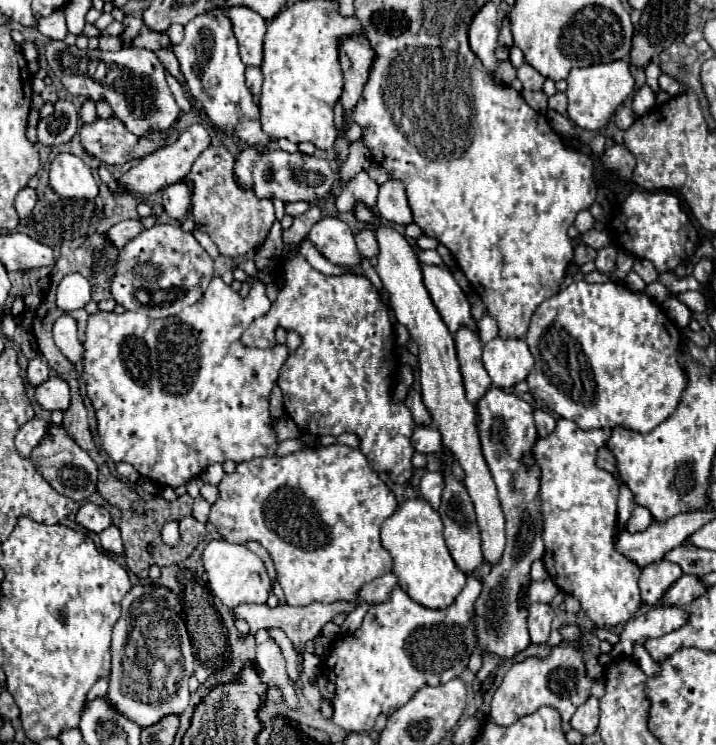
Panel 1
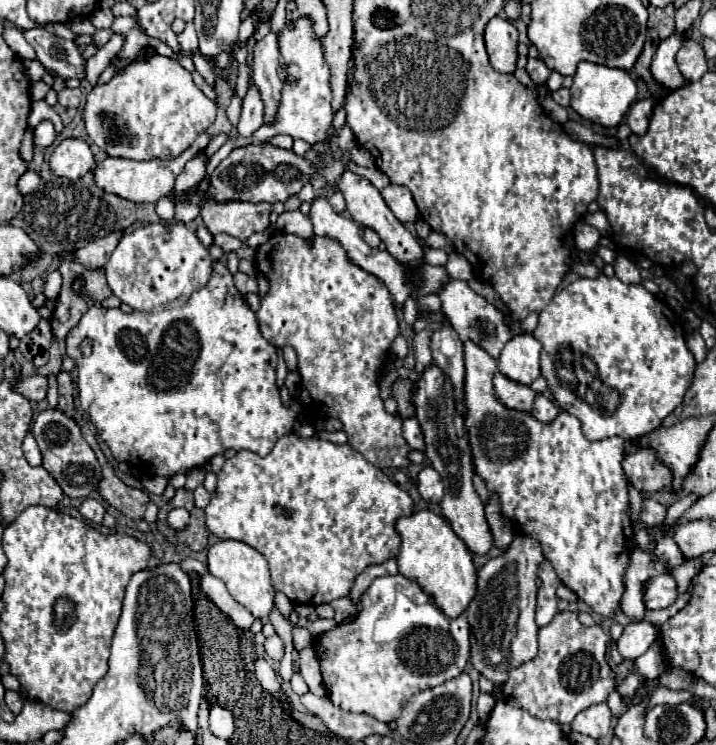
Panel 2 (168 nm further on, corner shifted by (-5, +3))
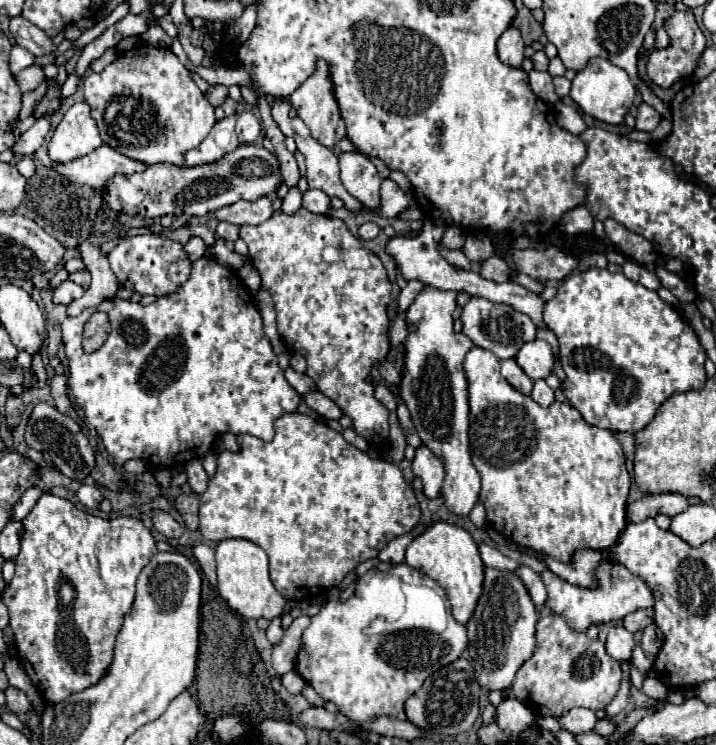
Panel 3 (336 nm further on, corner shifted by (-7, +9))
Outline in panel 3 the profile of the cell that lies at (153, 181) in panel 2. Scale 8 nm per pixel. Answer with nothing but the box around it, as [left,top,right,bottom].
[50,145,146,189]

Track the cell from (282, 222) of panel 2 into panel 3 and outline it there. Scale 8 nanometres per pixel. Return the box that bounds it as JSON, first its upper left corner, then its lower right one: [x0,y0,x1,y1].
[282,187,302,215]

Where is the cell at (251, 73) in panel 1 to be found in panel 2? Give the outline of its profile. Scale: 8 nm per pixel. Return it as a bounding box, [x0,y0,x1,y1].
[238,83,264,137]

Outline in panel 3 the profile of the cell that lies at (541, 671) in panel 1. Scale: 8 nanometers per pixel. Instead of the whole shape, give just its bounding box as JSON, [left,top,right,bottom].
[512,615,620,717]

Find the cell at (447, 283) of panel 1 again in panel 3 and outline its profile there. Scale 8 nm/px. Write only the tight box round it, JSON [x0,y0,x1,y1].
[460,297,536,359]

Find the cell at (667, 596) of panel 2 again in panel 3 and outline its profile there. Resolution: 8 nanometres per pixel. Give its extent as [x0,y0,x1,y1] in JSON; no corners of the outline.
[540,561,654,633]

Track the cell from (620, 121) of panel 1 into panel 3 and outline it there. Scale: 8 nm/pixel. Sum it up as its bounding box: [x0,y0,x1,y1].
[636,103,662,131]

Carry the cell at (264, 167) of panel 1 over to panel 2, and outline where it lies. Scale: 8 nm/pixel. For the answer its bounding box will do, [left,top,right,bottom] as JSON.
[204,143,318,203]

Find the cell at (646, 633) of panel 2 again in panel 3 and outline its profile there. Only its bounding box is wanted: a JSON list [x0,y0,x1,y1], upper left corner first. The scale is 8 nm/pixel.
[606,625,634,661]

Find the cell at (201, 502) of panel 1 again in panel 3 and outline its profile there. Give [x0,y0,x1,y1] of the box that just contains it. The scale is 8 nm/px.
[186,459,210,495]

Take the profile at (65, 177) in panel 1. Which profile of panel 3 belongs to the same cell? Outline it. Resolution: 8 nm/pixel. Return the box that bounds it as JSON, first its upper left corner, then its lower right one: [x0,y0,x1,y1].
[48,101,102,163]

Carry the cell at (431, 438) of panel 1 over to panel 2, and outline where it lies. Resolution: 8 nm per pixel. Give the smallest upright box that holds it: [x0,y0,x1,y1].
[402,417,426,451]

